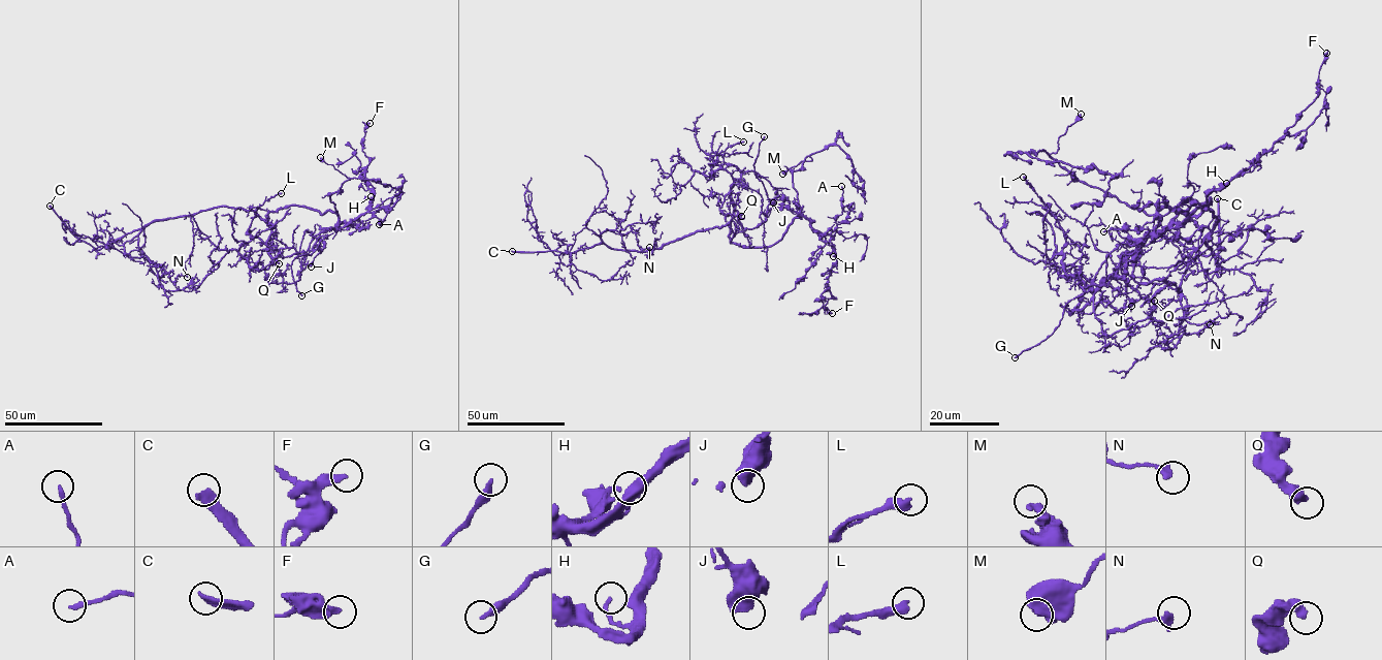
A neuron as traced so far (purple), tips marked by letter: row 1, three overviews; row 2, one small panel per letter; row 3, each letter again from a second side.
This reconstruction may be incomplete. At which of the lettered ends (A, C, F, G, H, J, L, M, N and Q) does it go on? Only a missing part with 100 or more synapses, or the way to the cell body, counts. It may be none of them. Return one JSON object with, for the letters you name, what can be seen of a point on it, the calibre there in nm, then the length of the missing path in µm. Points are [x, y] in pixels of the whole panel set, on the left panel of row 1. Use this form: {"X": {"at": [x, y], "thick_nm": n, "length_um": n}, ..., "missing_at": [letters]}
{"C": {"at": [50, 206], "thick_nm": 400, "length_um": 30}, "missing_at": ["C"]}

